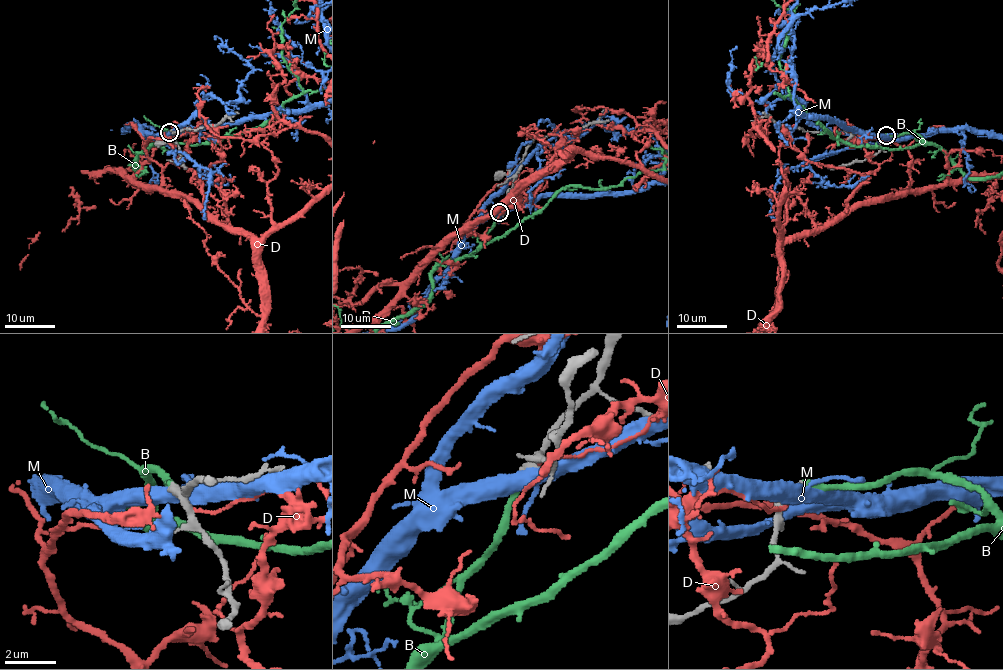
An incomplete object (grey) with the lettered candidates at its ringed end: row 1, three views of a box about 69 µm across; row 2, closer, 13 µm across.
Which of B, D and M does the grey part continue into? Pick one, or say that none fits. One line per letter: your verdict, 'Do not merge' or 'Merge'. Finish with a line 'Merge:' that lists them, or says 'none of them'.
B: Merge
D: Do not merge
M: Do not merge
Merge: B

